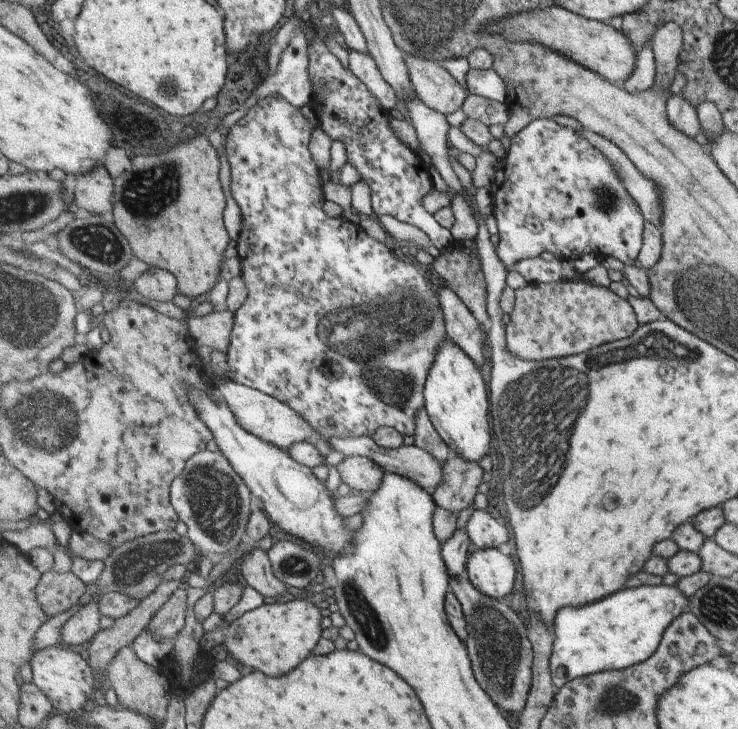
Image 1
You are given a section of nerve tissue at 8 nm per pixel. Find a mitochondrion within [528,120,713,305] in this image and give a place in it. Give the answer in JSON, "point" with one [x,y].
{"point":[603,198]}

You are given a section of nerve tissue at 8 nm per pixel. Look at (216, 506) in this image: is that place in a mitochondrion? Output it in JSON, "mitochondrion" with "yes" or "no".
{"mitochondrion":"yes"}

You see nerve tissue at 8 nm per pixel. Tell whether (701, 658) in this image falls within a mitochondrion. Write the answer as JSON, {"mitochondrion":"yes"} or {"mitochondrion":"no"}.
{"mitochondrion":"no"}

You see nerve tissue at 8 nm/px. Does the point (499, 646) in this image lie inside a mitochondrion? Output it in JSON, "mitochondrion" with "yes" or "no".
{"mitochondrion":"yes"}

